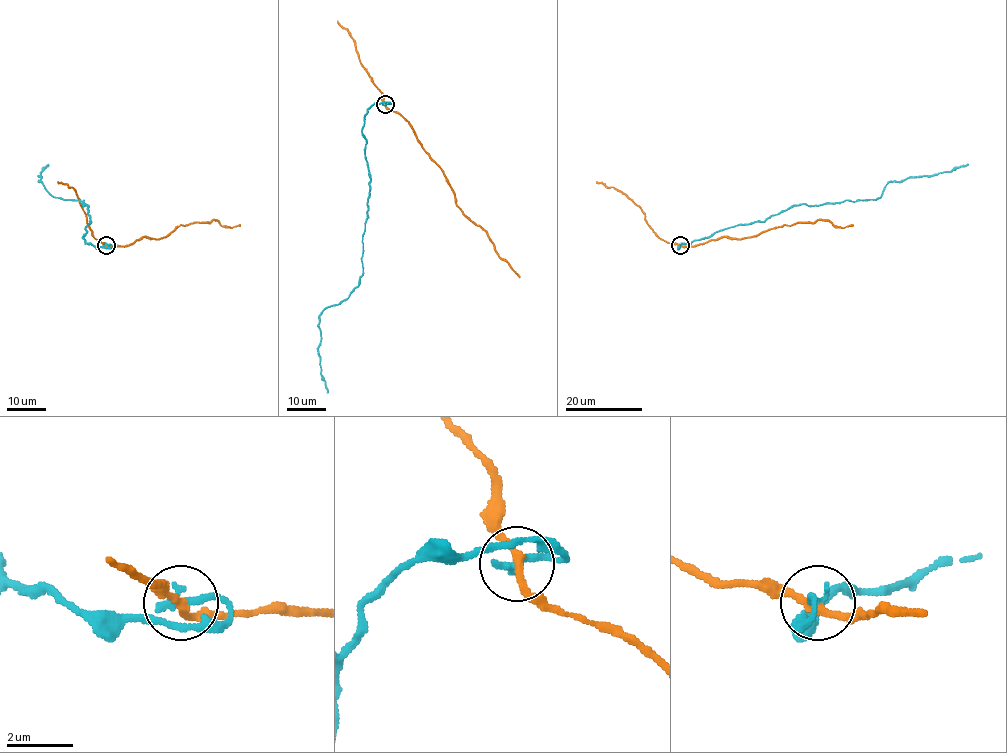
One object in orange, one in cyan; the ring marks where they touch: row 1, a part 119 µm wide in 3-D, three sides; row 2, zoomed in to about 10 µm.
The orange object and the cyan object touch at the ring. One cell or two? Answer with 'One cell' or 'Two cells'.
Two cells

